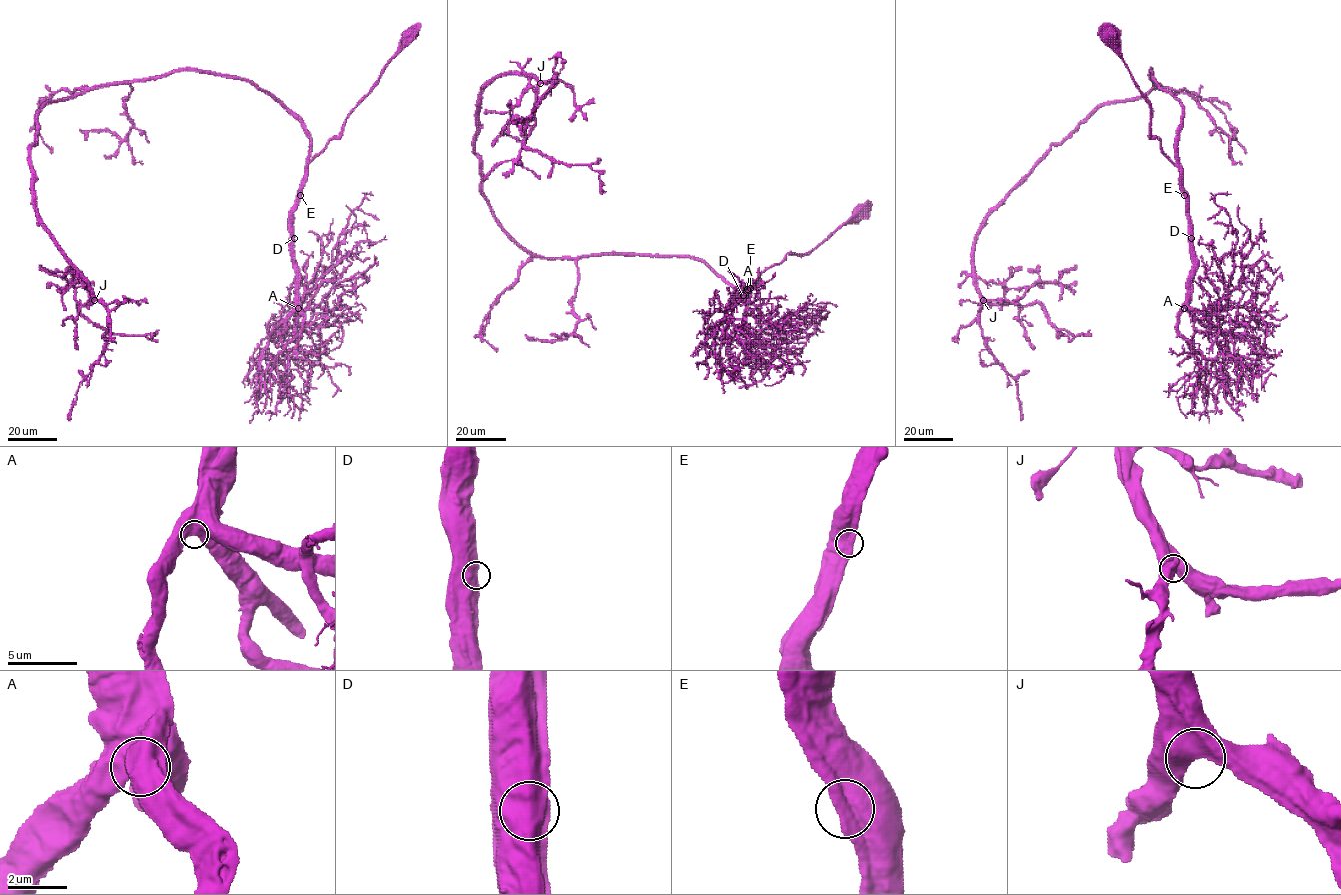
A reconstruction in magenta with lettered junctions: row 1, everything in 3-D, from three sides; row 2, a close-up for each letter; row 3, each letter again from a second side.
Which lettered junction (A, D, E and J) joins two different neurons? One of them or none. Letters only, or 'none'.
none

